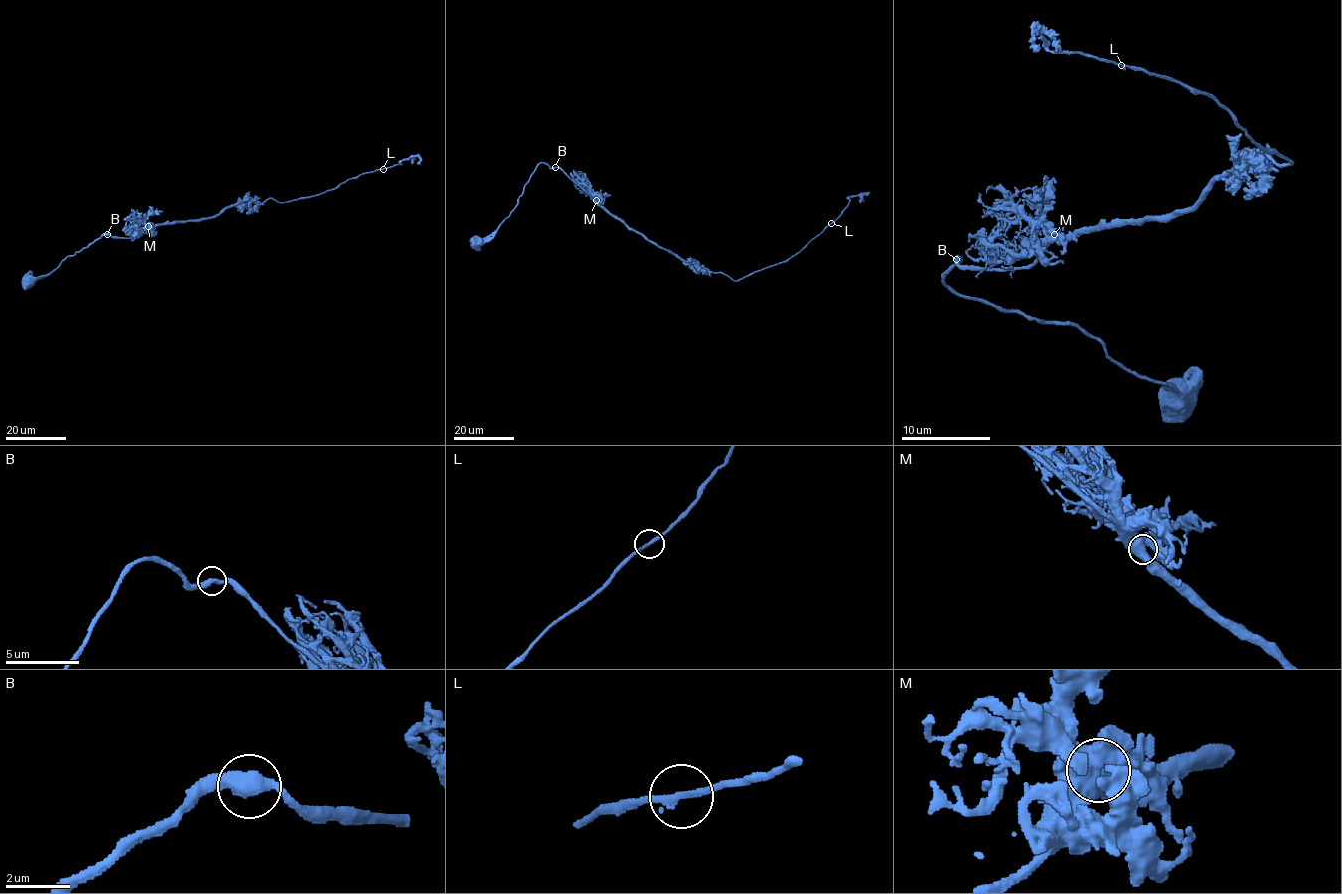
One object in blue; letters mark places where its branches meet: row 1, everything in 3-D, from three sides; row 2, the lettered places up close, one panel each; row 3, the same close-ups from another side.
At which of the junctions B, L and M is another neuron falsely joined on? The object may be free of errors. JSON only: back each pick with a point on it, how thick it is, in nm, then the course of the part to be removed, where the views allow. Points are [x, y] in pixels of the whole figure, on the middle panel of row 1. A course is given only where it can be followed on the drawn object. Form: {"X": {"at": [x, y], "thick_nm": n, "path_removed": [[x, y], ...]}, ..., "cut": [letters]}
{"cut": []}

